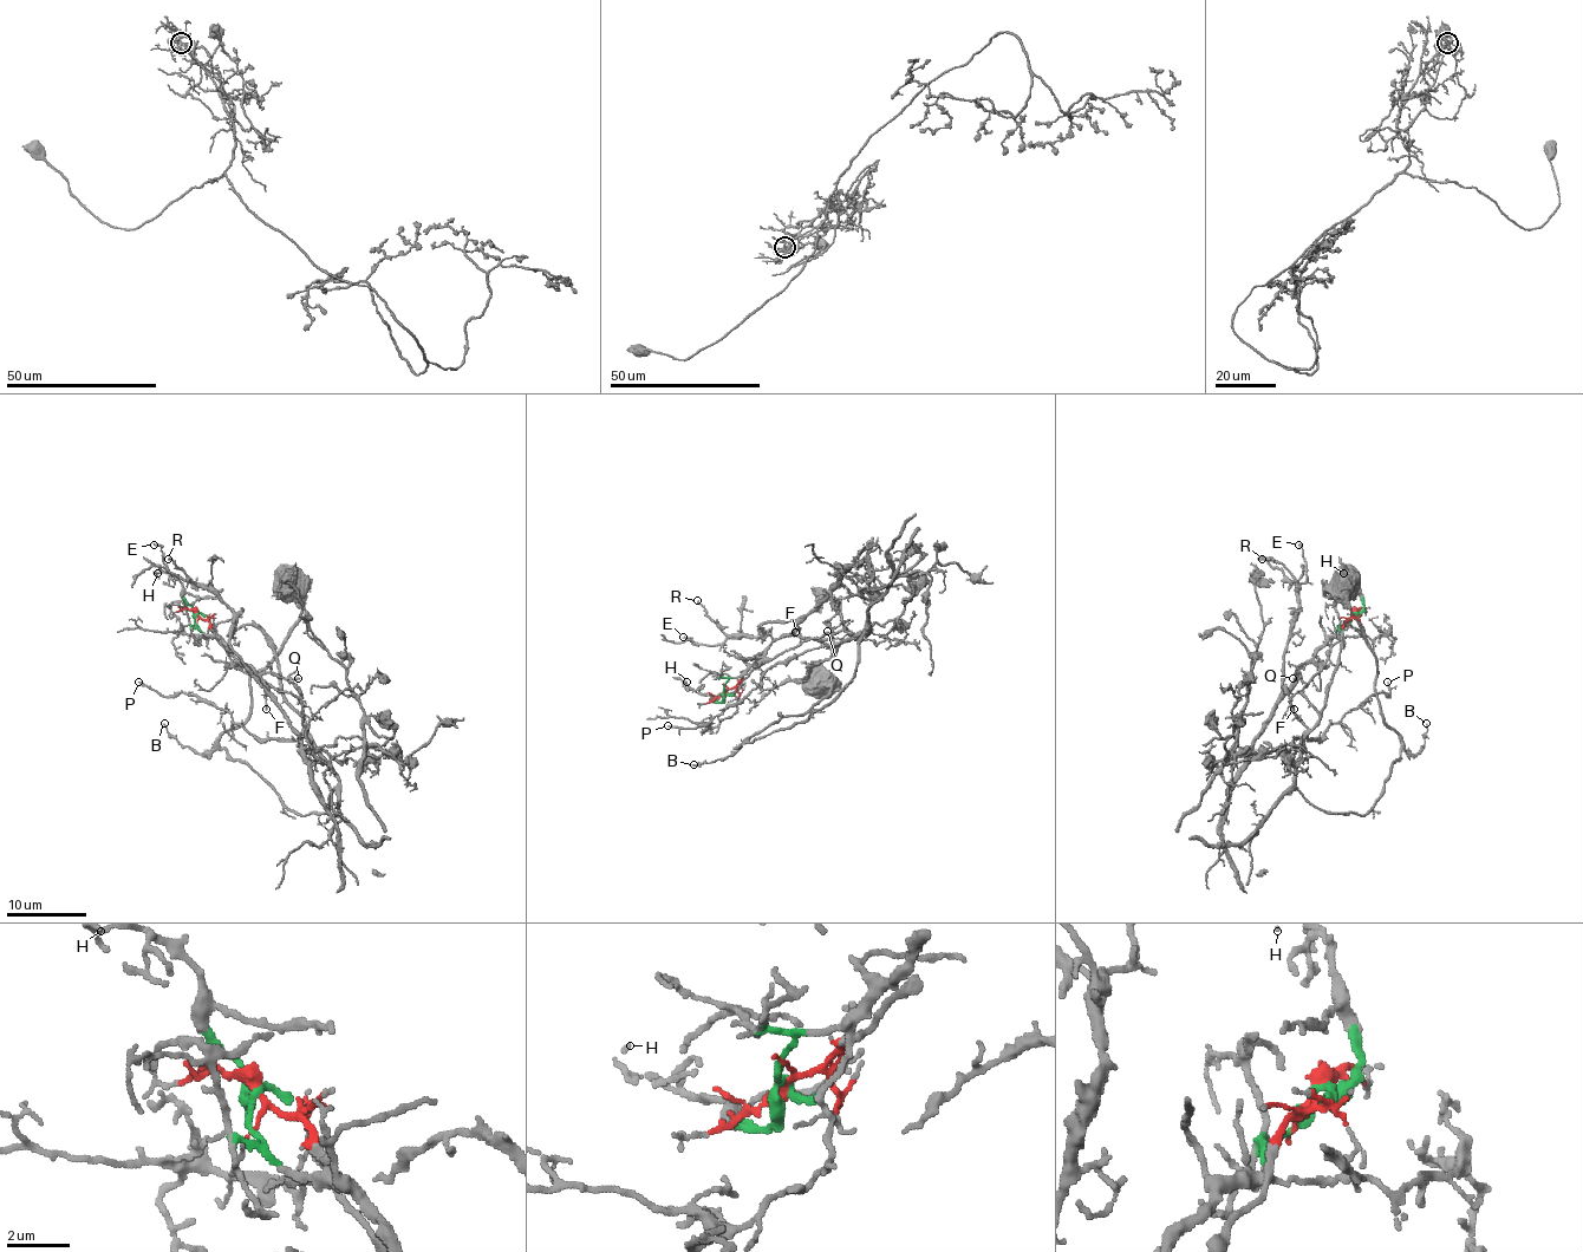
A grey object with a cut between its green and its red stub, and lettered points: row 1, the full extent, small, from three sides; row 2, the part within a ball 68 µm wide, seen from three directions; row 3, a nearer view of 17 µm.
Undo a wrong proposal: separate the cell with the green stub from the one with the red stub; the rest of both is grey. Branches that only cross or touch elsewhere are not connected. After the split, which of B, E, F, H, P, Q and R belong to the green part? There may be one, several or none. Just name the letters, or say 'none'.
E, F, H, Q, R

